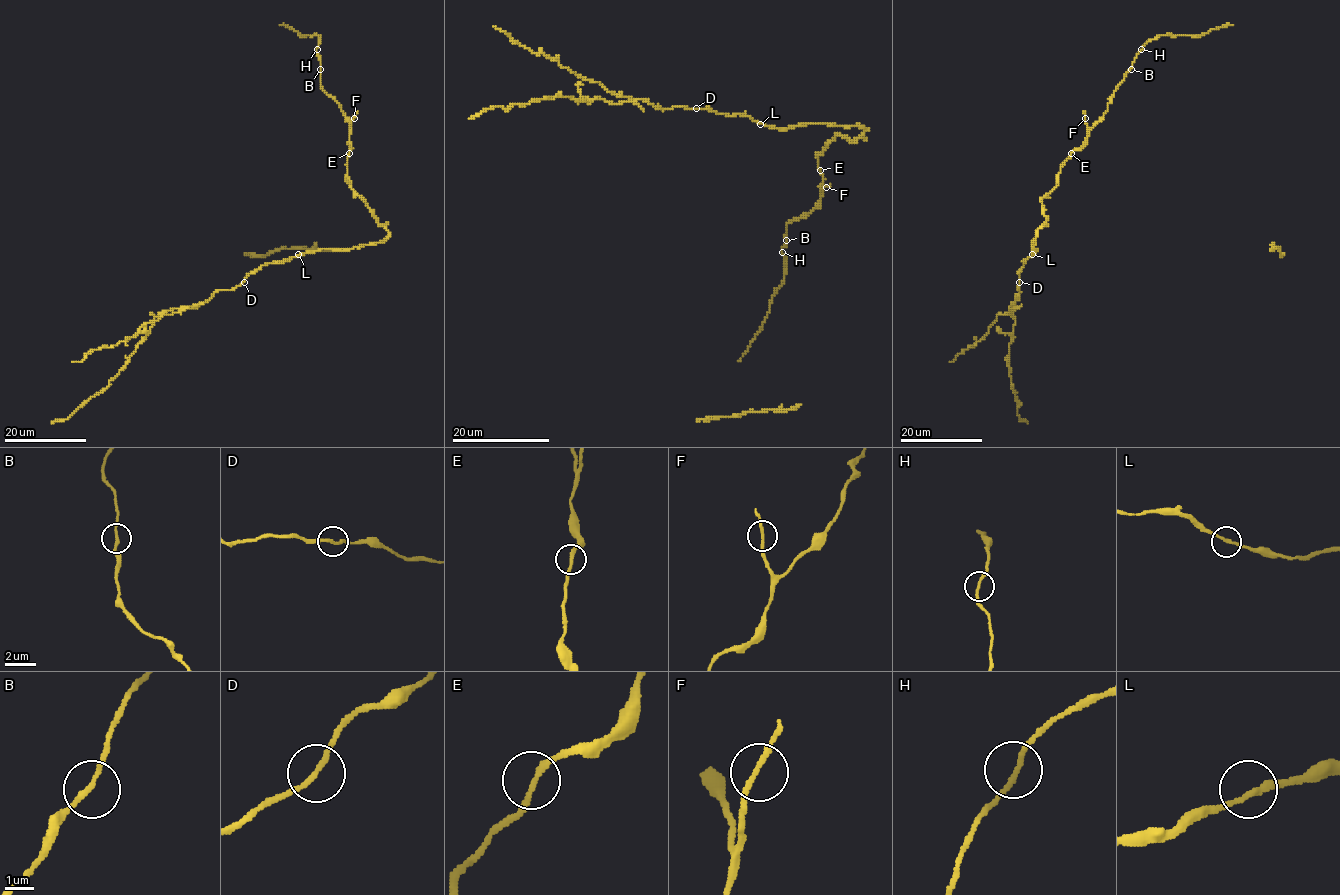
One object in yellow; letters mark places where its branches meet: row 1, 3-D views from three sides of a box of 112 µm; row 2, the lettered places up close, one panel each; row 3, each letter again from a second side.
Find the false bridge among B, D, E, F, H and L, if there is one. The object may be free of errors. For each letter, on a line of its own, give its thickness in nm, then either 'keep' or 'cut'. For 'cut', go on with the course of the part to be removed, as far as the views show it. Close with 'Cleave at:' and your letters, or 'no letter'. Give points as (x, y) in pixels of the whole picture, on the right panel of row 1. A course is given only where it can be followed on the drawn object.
B: 170 nm thick; keep
D: 170 nm thick; cut; foreign part runs (1019, 282), (1019, 298), (1009, 313), (1015, 324), (1007, 364), (1020, 403), (1017, 413), (1027, 424)
E: 170 nm thick; keep
F: 170 nm thick; keep
H: 160 nm thick; keep
L: 180 nm thick; keep
Cleave at: D

